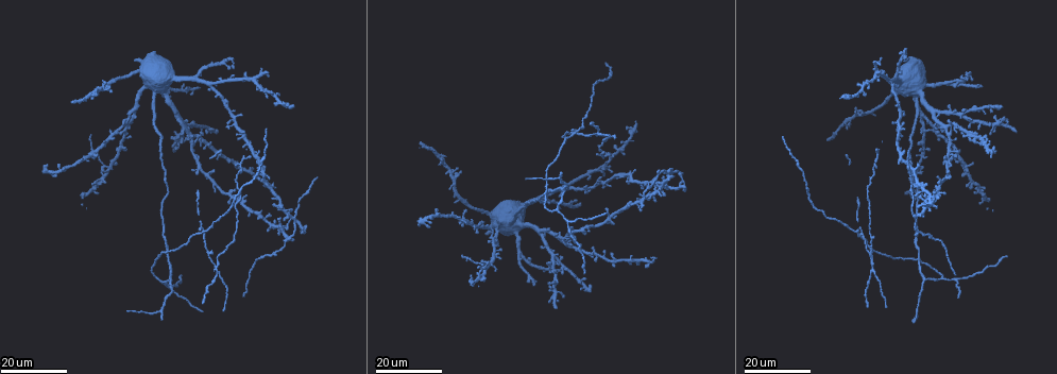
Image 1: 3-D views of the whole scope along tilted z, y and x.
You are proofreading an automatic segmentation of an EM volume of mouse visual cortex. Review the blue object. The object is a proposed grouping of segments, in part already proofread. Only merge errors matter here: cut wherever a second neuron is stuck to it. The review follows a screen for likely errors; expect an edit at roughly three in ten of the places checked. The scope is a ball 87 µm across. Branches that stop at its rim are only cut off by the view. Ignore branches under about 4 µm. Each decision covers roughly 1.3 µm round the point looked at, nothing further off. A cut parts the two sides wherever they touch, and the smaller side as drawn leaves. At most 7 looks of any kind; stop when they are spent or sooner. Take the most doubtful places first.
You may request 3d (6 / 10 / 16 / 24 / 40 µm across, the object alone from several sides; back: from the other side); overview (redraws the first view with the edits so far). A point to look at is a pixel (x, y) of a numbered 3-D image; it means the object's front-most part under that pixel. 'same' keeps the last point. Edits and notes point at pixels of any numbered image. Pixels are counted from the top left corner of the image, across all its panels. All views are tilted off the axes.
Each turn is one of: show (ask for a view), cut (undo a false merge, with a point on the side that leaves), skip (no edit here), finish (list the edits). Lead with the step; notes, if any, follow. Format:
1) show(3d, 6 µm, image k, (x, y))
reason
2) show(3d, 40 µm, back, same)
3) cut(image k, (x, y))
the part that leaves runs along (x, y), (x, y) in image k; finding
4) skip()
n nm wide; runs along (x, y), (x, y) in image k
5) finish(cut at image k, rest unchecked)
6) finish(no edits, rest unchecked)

show(3d, 24 µm, image 1, (875, 160))
three arms meet

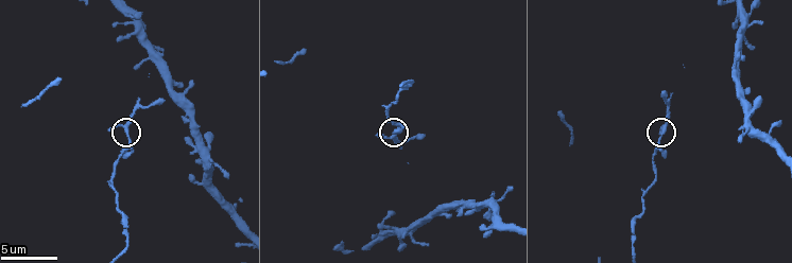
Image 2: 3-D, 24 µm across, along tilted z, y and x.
show(3d, 6 µm, image 2, (667, 124))

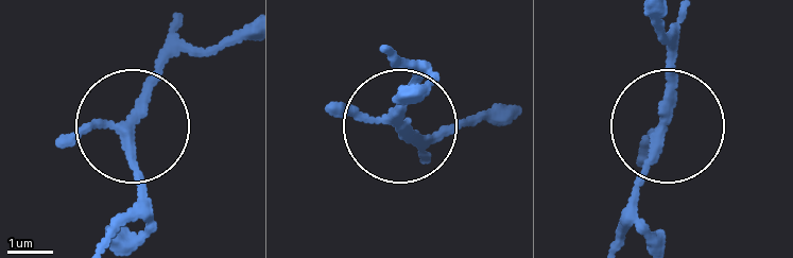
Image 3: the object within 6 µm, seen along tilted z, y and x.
skip()
runs along (106, 233), (138, 191), (134, 109), (175, 26) in image 3; continuous, no second neuron

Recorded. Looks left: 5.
show(3d, 16 µm, image 1, (914, 218))
small branch off a trunk

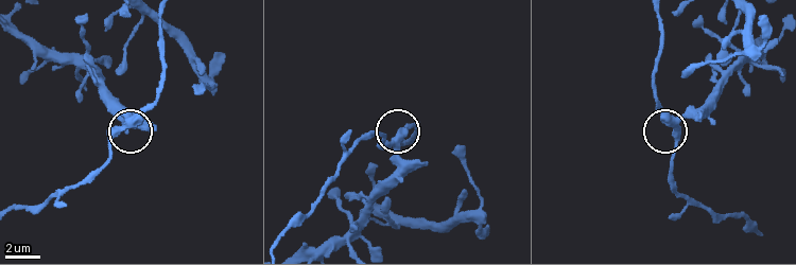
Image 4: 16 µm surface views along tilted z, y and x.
show(3d, 6 µm, image 4, (122, 126))

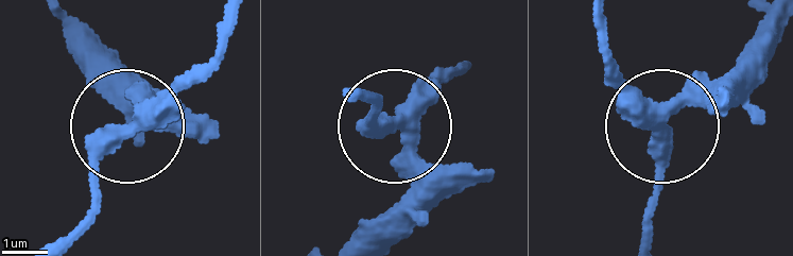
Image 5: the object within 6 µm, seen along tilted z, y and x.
skip()
4 arms; all the same neuron

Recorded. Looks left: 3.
show(3d, 16 µm, image 1, (217, 264))
side arm on a straight run

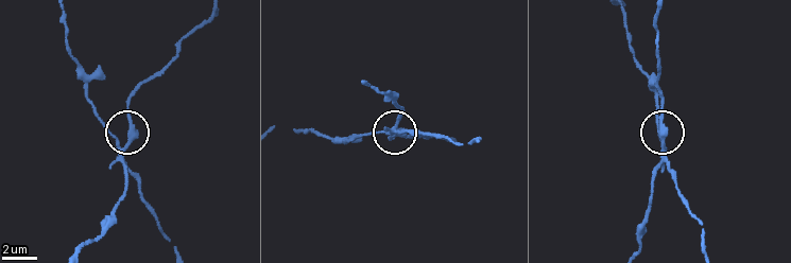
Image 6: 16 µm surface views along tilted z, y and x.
show(3d, 10 µm, image 6, (127, 146))
zoom in

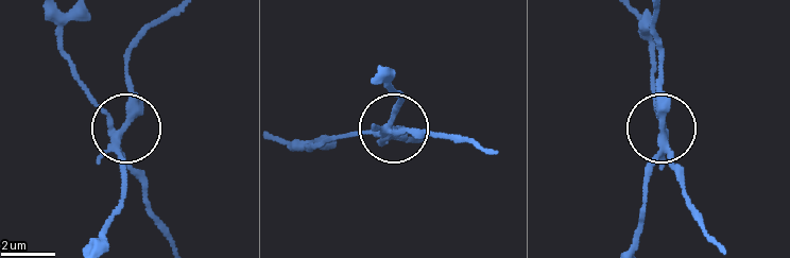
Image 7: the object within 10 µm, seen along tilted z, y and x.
cut(image 7, (139, 107))
the part that leaves runs along (113, 137), (127, 112), (130, 51), (164, 16) in image 7; two neurons meet here

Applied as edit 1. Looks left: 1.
finish(cut at image 7, rest unchecked)

